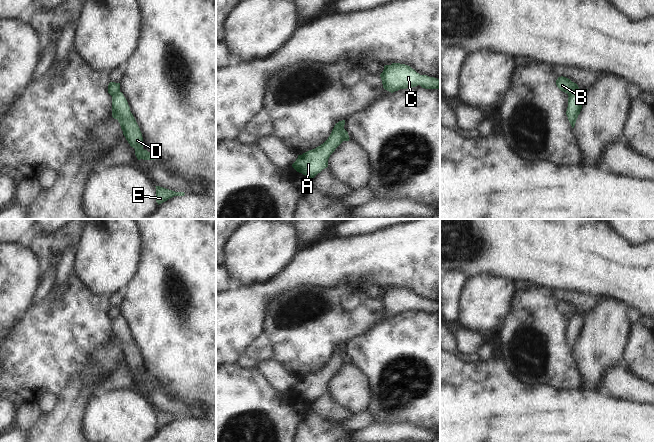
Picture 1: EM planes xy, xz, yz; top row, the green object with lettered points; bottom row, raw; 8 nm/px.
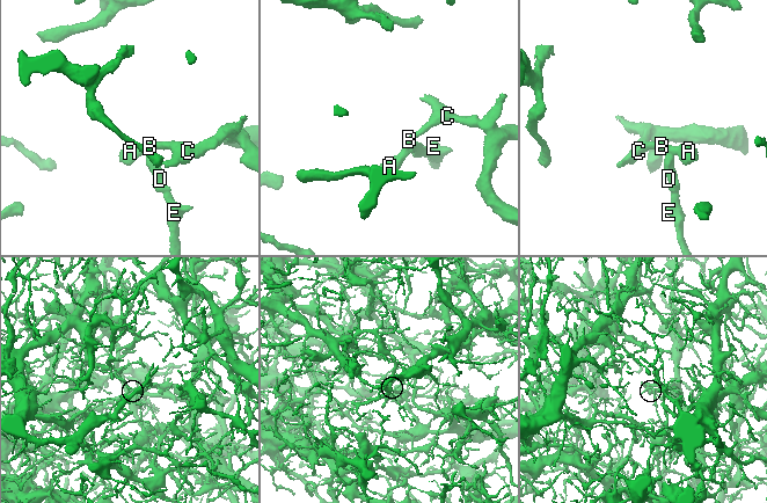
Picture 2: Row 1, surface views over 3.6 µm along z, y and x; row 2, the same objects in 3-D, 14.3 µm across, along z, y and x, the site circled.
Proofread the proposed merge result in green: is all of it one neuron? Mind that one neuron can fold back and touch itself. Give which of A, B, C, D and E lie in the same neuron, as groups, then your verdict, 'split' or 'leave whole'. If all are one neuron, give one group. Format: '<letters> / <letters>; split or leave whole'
A B C / D E; split

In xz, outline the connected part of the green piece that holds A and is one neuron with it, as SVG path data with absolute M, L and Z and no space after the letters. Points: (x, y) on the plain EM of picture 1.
M345 344L336 347L328 363L315 373L298 379L292 391L308 403L313 403L323 393L327 392L330 379L343 366L344 349Z

